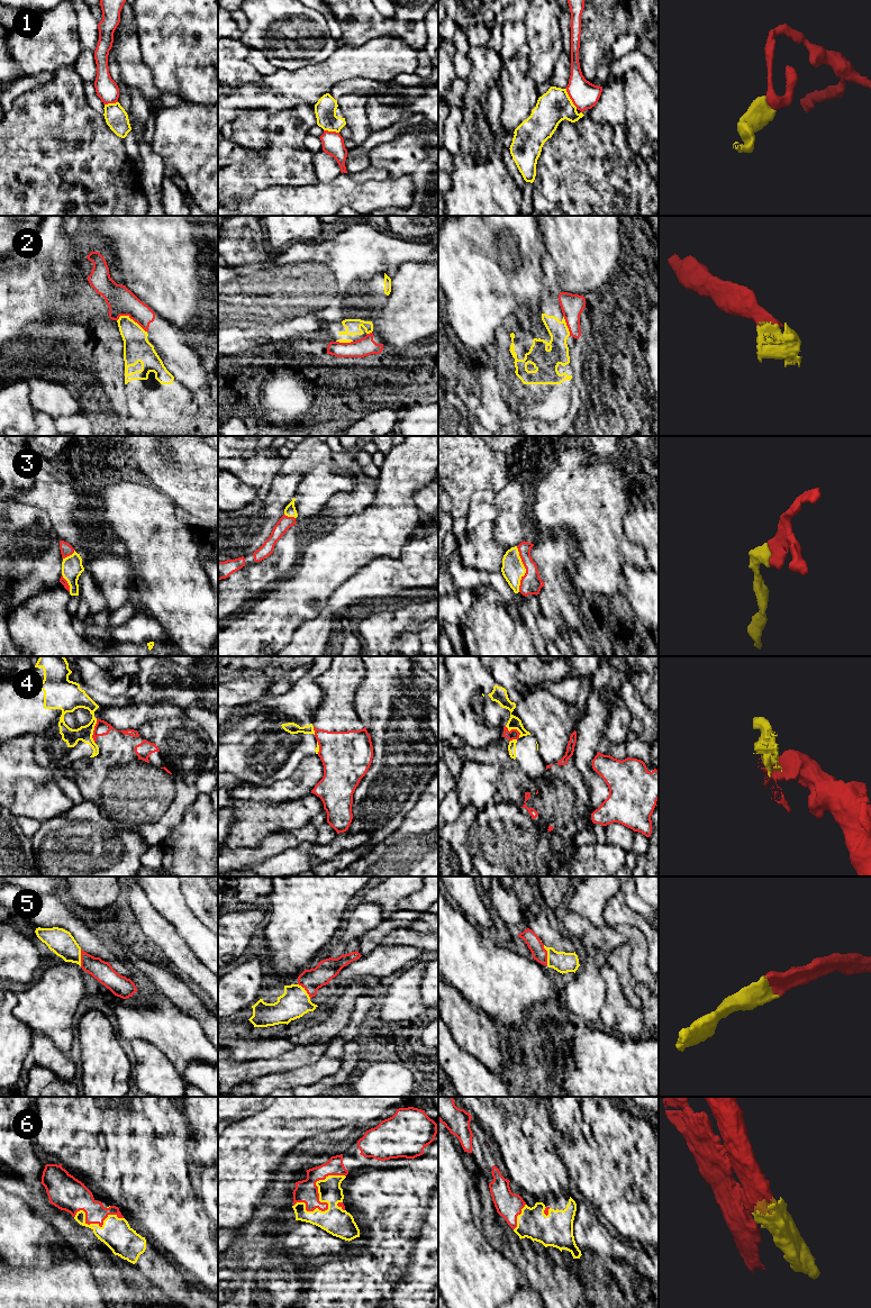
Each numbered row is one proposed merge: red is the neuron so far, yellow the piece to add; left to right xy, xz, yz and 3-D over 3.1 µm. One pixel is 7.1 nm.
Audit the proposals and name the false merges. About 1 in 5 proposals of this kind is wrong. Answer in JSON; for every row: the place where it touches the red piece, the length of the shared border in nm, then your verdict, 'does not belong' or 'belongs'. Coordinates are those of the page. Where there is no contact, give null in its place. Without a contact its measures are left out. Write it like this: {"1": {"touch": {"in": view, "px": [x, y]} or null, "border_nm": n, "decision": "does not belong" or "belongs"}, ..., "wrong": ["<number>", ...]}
{"1": {"touch": {"in": "yz", "px": [570, 98]}, "border_nm": 170, "decision": "does not belong"}, "2": {"touch": {"in": "xy", "px": [132, 318]}, "border_nm": 240, "decision": "does not belong"}, "3": {"touch": {"in": "yz", "px": [525, 568]}, "border_nm": 320, "decision": "belongs"}, "4": {"touch": {"in": "xy", "px": [93, 732]}, "border_nm": 180, "decision": "does not belong"}, "5": {"touch": {"in": "yz", "px": [546, 955]}, "border_nm": 160, "decision": "belongs"}, "6": {"touch": {"in": "xz", "px": [321, 1202]}, "border_nm": 440, "decision": "belongs"}, "wrong": ["1", "2", "4"]}

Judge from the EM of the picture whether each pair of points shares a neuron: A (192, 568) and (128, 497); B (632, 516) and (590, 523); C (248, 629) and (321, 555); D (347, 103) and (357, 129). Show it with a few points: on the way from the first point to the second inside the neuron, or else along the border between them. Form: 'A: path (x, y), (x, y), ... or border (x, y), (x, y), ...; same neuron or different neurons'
A: path (174, 550), (161, 536), (161, 527), (146, 515); same neuron
B: border (633, 507), (623, 520), (623, 533), (632, 543); different neurons
C: path (269, 618), (311, 575); same neuron
D: path (354, 110), (357, 123); same neuron

